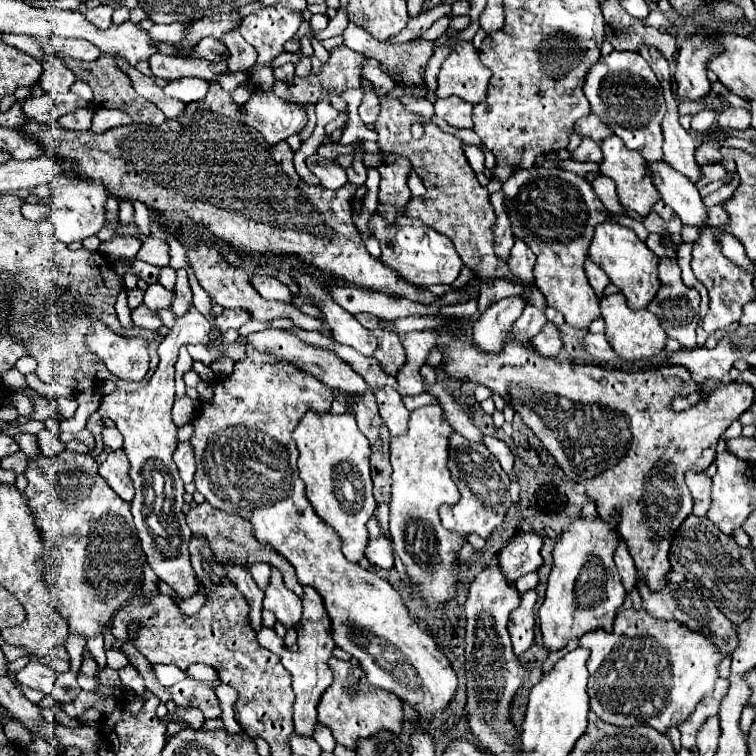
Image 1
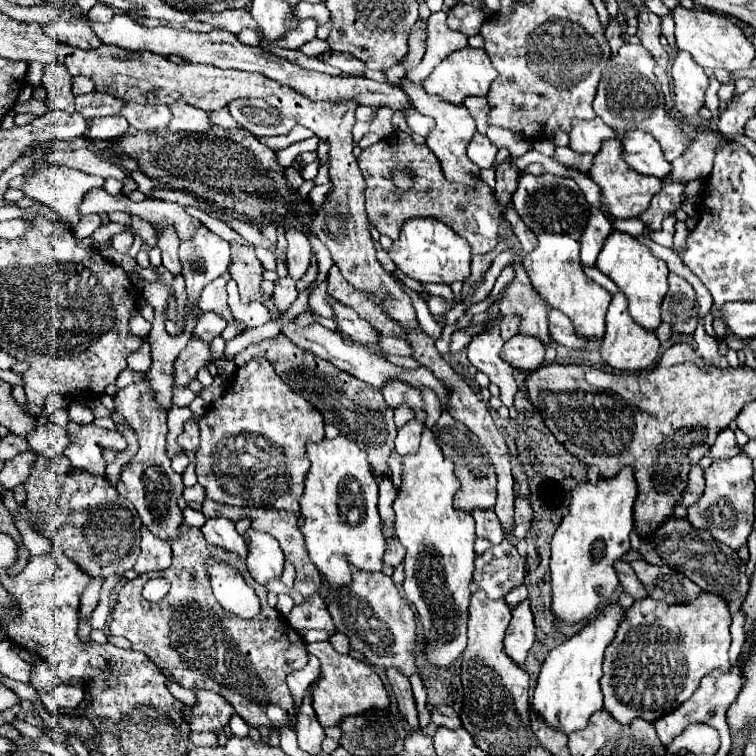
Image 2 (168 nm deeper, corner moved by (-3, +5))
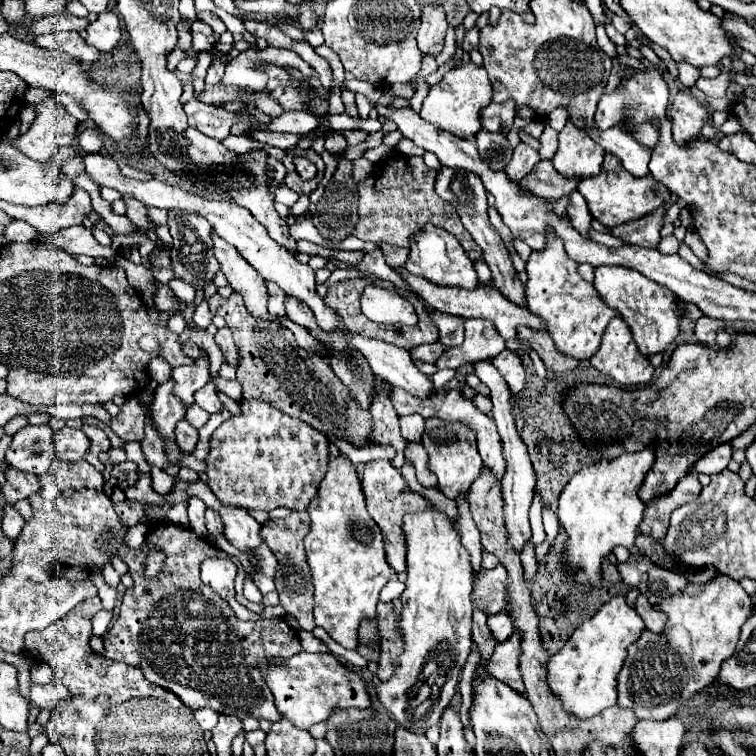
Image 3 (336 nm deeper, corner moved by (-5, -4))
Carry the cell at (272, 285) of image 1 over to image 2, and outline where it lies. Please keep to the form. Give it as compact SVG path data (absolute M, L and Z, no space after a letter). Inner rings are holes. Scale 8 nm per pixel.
M280 277L276 283L274 283L274 307L278 311L286 311L294 299L298 297L298 291L296 291L296 283L292 277Z

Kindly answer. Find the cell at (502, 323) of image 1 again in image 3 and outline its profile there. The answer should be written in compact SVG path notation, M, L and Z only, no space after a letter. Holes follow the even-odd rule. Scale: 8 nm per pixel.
M482 360L476 362L474 366L476 376L490 388L490 400L494 404L492 414L494 414L494 422L500 430L500 438L502 438L502 446L504 446L504 458L506 458L506 474L502 480L502 496L504 496L504 520L506 520L506 530L508 530L508 540L512 544L512 548L516 552L522 552L524 544L530 540L530 522L528 522L528 508L532 504L532 496L534 496L534 486L536 486L536 478L534 478L534 470L532 470L532 462L528 458L526 446L514 426L514 418L510 414L510 394L506 388L504 378L500 376L500 372L492 366L490 360Z

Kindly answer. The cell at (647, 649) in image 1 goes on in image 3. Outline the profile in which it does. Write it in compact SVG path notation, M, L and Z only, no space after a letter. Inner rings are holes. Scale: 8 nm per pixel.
M718 574L704 584L688 584L680 594L668 596L656 610L668 614L664 634L644 630L624 662L618 678L618 704L636 712L640 720L666 720L690 696L716 680L720 664L734 654L742 624L752 614L752 598L738 580Z

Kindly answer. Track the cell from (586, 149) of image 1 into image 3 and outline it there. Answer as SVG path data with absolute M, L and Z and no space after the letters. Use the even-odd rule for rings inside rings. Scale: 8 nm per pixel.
M550 160L538 162L534 170L528 176L524 176L524 180L520 180L520 184L524 184L536 196L558 200L570 194L578 182L568 182L568 178L560 178L560 174L556 174L556 170L552 170L550 164Z

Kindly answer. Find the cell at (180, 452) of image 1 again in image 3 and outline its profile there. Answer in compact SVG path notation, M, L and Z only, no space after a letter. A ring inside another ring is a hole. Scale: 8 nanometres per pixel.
M180 420L176 424L176 440L178 440L180 450L192 454L196 448L196 442L198 442L198 430L192 424L188 424L186 420Z

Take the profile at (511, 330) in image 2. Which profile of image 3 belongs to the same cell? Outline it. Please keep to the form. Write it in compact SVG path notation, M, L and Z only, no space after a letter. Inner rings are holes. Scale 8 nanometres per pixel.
M468 318L464 326L466 326L464 344L458 348L448 348L436 360L438 370L444 370L444 368L456 370L464 364L472 364L478 360L490 360L506 348L500 334L496 334L496 328L492 326L492 322L484 318Z

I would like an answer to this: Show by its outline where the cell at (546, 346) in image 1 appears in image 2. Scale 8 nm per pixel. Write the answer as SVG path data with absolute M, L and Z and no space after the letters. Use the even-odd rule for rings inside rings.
M522 333L514 335L502 347L502 359L506 359L512 367L522 371L538 369L544 363L544 353L546 347L538 337L530 337Z

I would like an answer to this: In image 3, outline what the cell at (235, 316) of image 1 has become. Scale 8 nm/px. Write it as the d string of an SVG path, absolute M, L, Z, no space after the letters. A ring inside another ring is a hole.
M202 354L196 364L192 366L178 366L172 370L172 380L174 380L174 396L182 402L184 410L194 404L194 392L206 386L210 380L208 372L208 356Z

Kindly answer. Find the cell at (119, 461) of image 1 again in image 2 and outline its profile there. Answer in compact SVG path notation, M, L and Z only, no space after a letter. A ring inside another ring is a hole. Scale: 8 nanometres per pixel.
M72 421L66 425L66 429L76 437L76 441L68 445L64 455L74 467L86 469L92 475L106 477L104 453L108 449L114 453L122 453L128 447L126 439L118 431L106 431L96 425L78 425Z

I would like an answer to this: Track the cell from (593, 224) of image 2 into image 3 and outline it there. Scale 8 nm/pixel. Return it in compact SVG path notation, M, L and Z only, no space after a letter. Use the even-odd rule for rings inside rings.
M572 190L572 192L568 194L568 198L570 198L568 218L570 218L572 226L574 226L576 230L580 230L580 234L584 234L584 238L586 238L586 236L588 236L588 230L590 230L590 222L592 222L592 216L588 214L588 206L586 206L582 194L576 192L576 190Z

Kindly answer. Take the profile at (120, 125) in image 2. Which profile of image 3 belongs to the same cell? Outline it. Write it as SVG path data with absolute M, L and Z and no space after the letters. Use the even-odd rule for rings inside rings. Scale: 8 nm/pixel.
M86 128L78 136L78 144L84 152L100 152L104 146L104 136L96 128Z

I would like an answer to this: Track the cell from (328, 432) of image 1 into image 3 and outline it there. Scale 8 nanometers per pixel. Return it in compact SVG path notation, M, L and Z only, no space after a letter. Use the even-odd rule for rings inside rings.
M336 456L320 484L316 498L308 506L312 524L304 538L308 564L314 580L314 618L344 648L358 648L358 628L362 620L376 620L378 594L390 580L380 528L372 522L354 464L346 456Z

